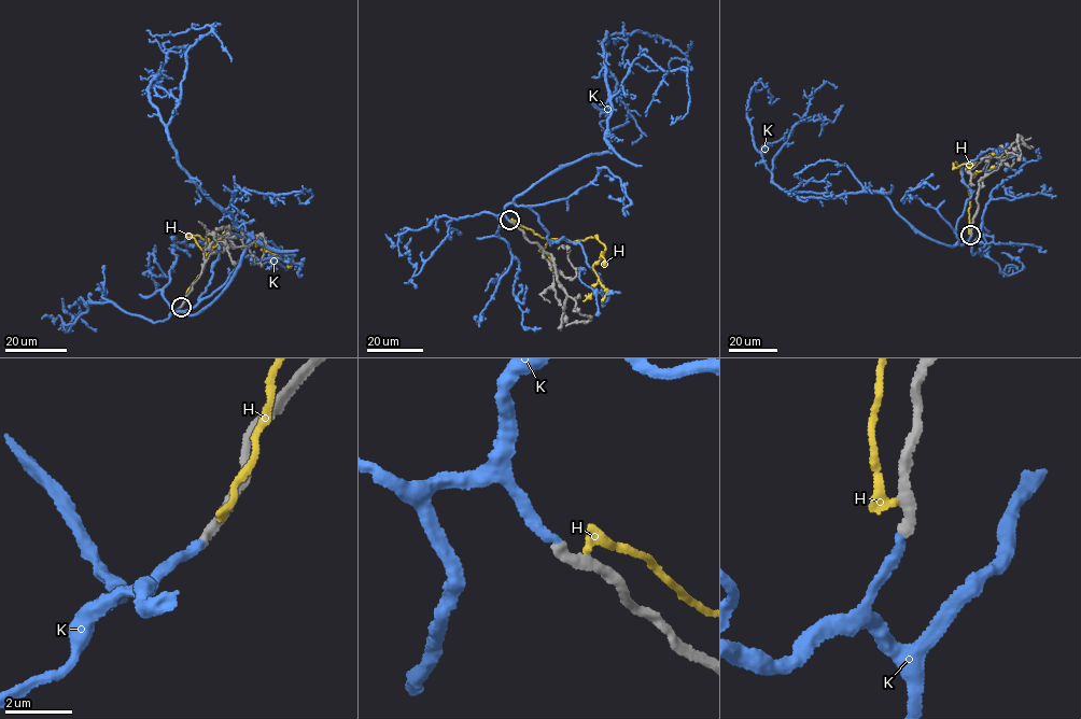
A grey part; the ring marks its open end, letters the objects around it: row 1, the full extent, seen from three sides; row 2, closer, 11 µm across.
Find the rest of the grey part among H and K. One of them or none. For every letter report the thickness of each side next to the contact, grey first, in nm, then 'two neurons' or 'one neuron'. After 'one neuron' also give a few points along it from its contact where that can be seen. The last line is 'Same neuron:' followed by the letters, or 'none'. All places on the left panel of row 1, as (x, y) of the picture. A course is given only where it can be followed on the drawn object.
H: 400 nm thick on the grey side, 280 nm on the other; two neurons
K: 300 nm thick on the grey side, 280 nm on the other; one neuron; it runs (180, 307), (192, 314), (211, 305), (252, 235), (181, 167), (168, 137), (186, 51), (211, 28), (146, 30)
Same neuron: K

